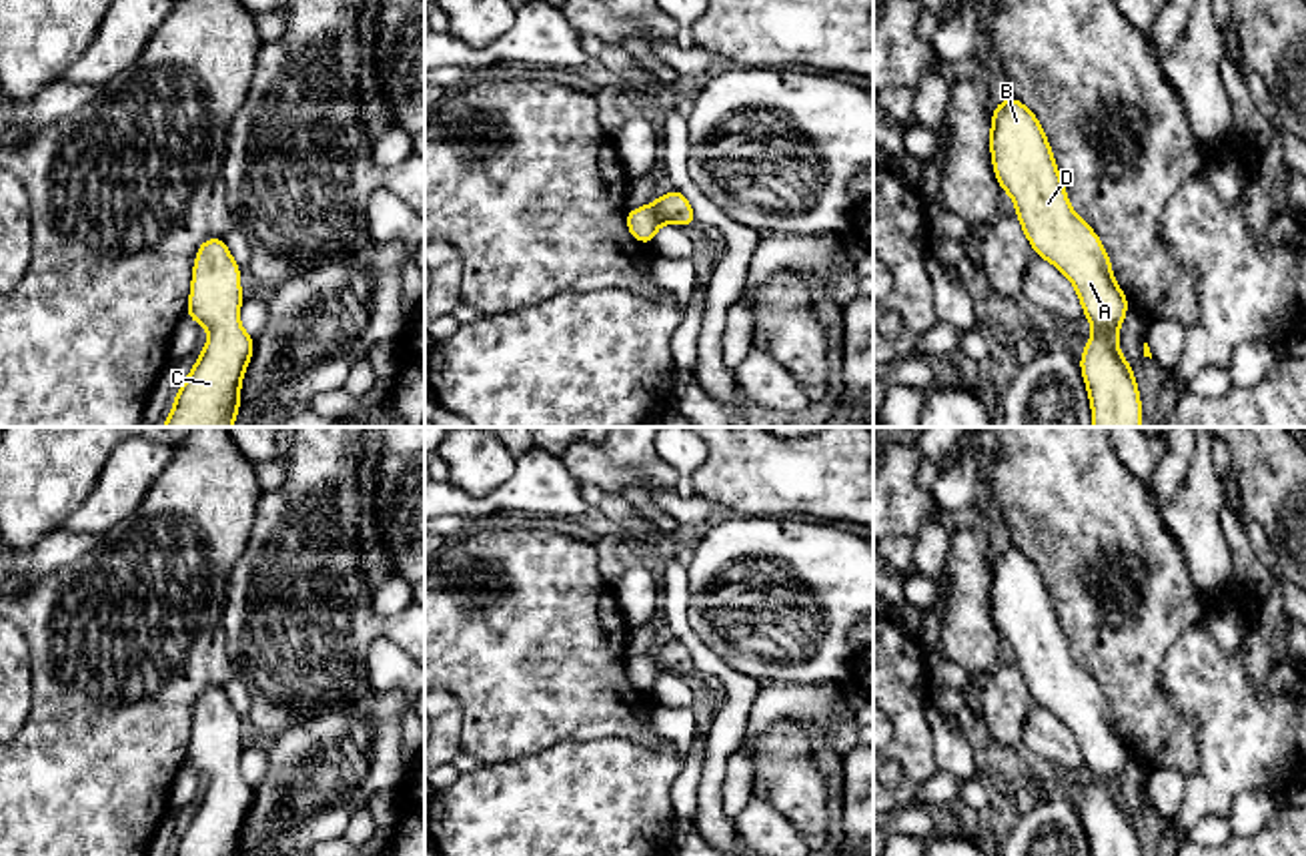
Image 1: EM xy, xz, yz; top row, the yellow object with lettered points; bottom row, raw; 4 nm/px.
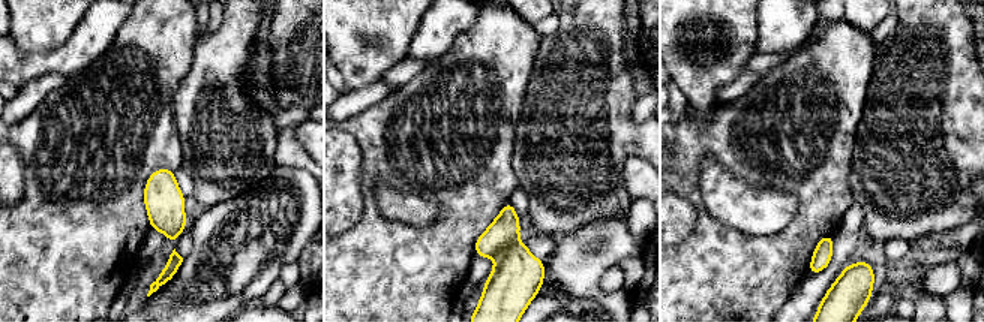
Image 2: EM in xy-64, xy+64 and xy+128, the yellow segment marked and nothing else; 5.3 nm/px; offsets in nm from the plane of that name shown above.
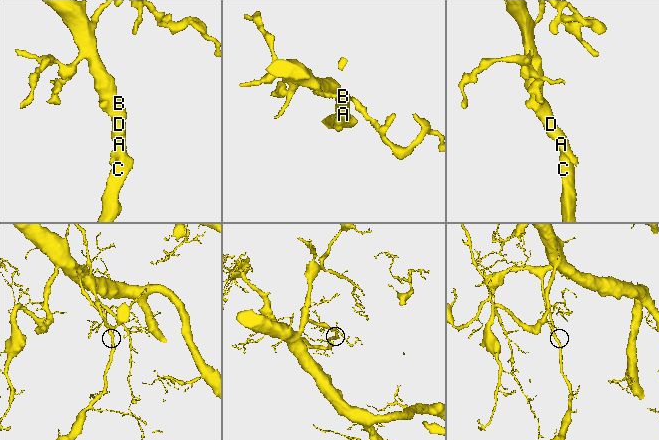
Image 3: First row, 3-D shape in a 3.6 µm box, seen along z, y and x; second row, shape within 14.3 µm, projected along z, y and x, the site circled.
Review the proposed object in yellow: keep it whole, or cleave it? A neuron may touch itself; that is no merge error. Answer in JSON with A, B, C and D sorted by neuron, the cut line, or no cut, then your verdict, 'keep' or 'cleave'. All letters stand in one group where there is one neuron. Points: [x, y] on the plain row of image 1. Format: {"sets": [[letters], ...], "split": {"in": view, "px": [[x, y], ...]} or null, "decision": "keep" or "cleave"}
{"sets": [["A", "B", "C", "D"]], "split": null, "decision": "keep"}

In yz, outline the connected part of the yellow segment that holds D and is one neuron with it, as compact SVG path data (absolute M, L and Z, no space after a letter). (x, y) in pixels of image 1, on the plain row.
M1016 545L994 553L990 599L1022 682L1038 706L1068 726L1094 776L1078 812L1090 856L1142 856L1136 822L1116 788L1130 750L1114 728L1104 692L1070 654L1040 569Z

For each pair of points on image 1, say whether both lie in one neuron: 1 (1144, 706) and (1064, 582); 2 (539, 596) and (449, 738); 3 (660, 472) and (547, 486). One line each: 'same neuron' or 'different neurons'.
1: same neuron
2: different neurons
3: different neurons

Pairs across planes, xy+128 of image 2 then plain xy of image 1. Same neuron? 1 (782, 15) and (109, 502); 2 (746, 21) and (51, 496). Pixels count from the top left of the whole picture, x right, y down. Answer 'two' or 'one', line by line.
1: one
2: one

